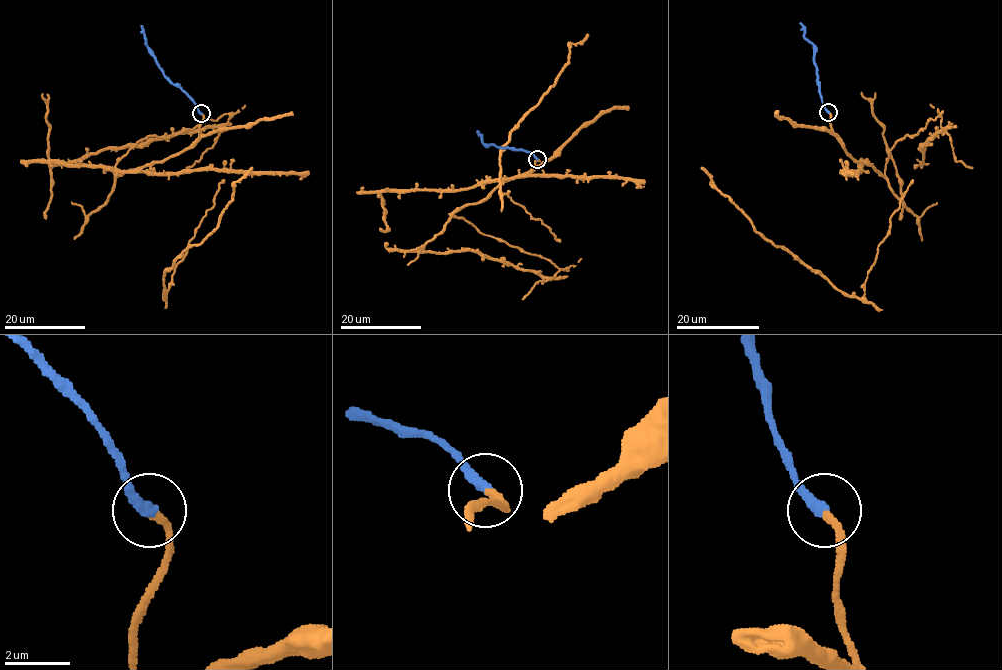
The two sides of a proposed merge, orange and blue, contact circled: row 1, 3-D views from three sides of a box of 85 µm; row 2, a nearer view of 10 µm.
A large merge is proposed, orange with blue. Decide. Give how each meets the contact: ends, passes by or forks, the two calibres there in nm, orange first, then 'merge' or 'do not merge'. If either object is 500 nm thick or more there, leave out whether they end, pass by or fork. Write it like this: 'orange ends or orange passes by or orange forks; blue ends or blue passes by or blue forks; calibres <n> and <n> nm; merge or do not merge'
orange ends; blue ends; calibres 240 and 360 nm; merge

